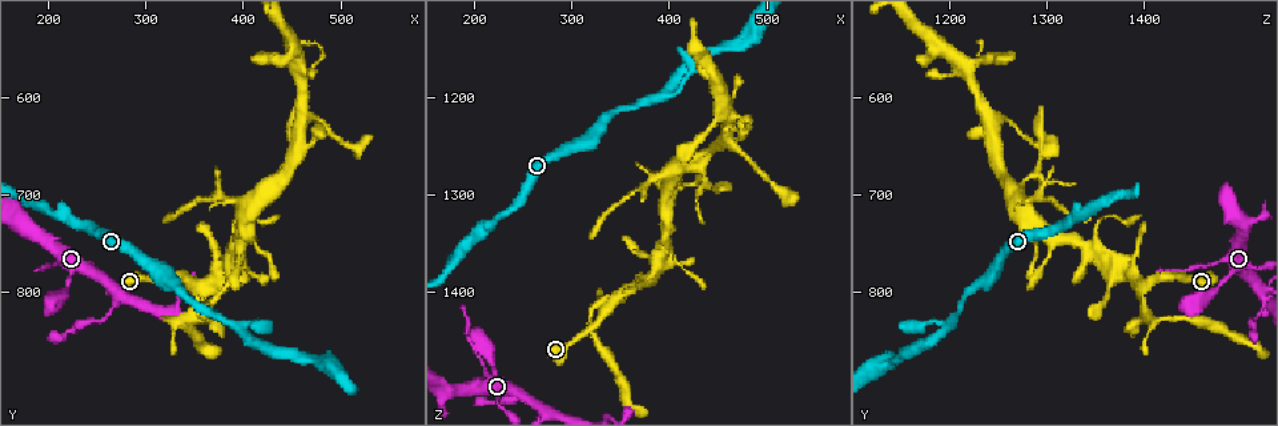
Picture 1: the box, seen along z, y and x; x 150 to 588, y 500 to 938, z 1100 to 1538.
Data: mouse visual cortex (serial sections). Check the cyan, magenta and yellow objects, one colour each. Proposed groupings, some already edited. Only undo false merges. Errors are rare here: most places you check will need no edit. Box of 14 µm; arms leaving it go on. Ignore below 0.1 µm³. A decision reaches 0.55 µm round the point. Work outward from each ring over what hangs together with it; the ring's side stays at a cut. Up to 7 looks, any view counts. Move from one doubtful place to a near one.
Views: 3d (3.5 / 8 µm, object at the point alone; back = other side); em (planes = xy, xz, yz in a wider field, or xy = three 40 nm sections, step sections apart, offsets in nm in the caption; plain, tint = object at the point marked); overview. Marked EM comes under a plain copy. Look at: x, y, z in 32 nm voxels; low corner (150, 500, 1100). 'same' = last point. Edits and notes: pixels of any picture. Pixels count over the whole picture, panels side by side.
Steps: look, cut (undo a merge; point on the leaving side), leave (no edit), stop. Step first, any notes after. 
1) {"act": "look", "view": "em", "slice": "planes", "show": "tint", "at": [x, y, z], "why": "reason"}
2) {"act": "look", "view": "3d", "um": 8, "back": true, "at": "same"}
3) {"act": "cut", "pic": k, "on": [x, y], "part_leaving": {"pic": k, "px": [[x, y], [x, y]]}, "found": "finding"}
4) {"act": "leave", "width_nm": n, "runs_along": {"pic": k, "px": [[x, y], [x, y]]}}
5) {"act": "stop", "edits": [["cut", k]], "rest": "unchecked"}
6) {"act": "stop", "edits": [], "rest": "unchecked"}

{"act": "look", "view": "3d", "um": 3.5, "at": [320, 830, 1425], "why": "thin neck"}

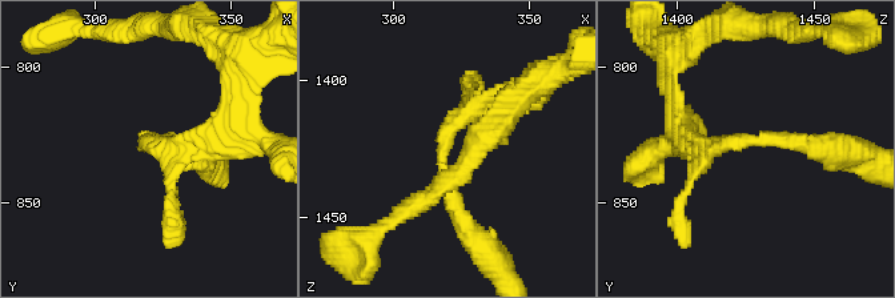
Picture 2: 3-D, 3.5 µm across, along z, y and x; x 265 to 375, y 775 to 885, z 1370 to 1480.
{"act": "look", "view": "em", "slice": "planes", "show": "tint", "at": [318, 827, 1430], "arm_widths_nm": [200, 250]}

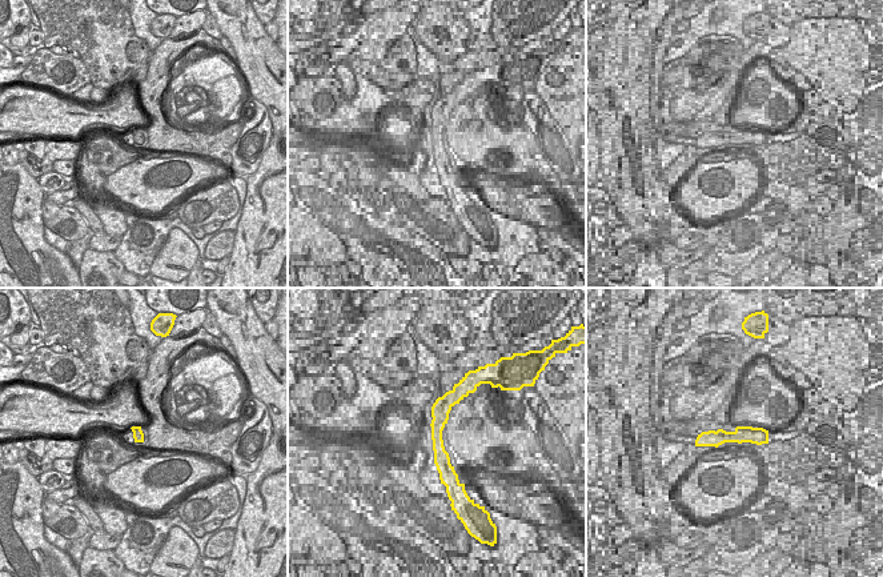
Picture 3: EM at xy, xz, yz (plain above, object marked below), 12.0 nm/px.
{"act": "leave", "width_nm": 130, "runs_along": {"pic": 2, "px": [[497, 103], [444, 137], [472, 236]]}, "found": "continuous, no second cell"}

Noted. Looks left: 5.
{"act": "look", "view": "3d", "um": 8, "at": [405, 715, 1275], "why": "branch point"}

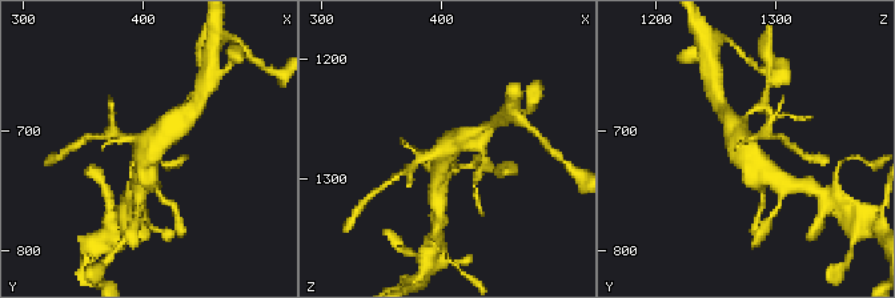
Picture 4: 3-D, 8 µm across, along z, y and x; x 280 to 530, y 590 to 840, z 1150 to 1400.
{"act": "look", "view": "em", "slice": "planes", "show": "tint", "at": [400, 712, 1278], "why": "now the EM"}

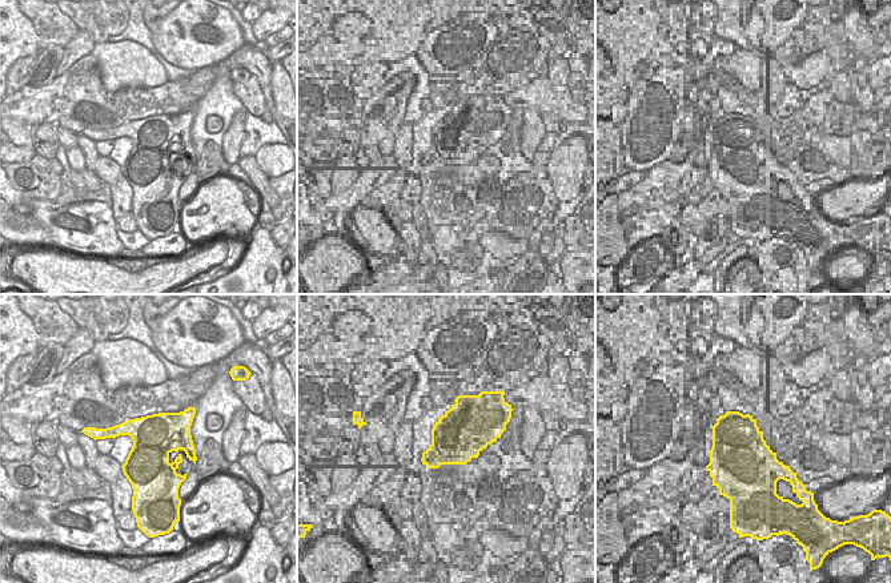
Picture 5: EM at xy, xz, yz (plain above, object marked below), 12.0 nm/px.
{"act": "leave", "arms": 3, "runs_along": {"pic": 4, "px": [[771, 180], [737, 150], [733, 128]]}, "found": "one cell here"}

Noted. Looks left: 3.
{"act": "look", "view": "3d", "um": 3.5, "at": [395, 840, 1195], "why": "three-way junction"}

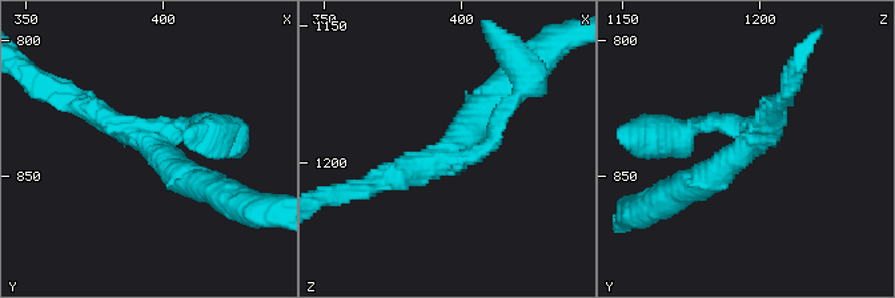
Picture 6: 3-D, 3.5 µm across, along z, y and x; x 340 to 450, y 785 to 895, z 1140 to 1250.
{"act": "look", "view": "em", "slice": "planes", "show": "tint", "at": [396, 838, 1196], "arms": 3, "arm_widths_nm": [200, 300, 350], "why": "now the EM"}

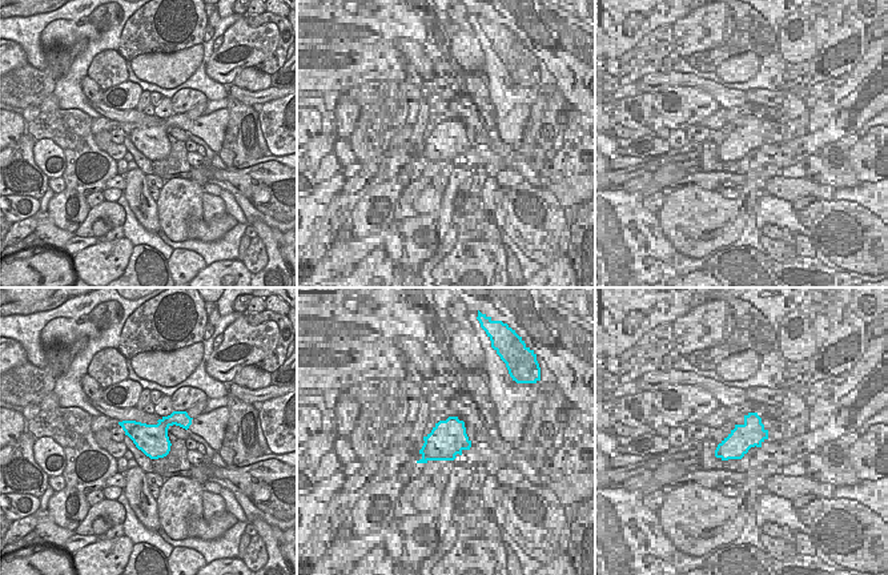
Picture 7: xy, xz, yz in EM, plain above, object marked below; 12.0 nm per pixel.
{"act": "leave", "runs_along": {"pic": 6, "px": [[378, 181], [436, 164], [505, 92]]}, "found": "one cell here"}

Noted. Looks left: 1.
{"act": "stop", "edits": [], "rest": "unchecked"}

